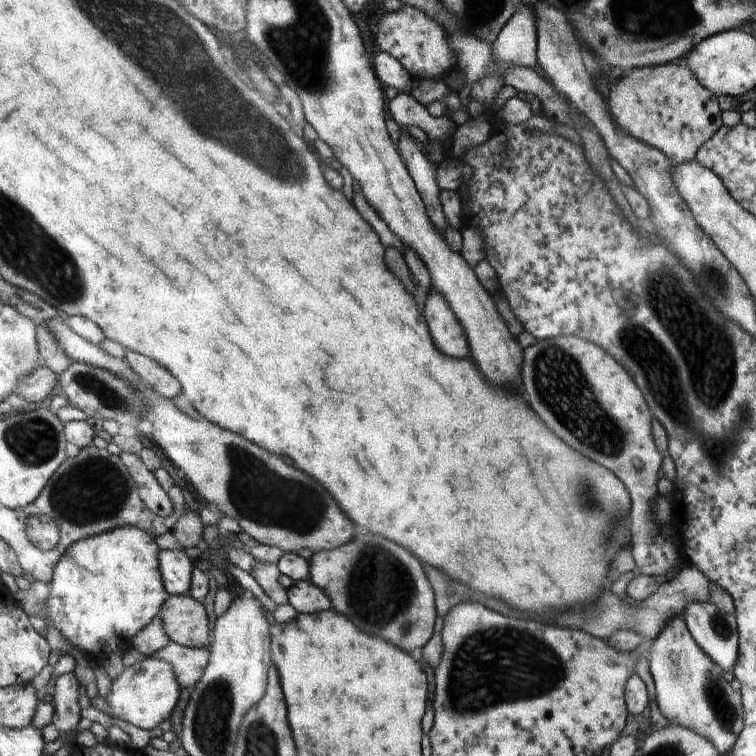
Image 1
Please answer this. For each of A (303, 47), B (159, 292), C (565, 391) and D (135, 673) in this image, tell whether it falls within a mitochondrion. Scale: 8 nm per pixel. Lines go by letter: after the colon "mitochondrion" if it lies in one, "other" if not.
A: mitochondrion
B: other
C: mitochondrion
D: other

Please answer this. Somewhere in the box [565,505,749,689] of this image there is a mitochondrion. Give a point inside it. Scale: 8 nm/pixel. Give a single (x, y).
(720, 627)

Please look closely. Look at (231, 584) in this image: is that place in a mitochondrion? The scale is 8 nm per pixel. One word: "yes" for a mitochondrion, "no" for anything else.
no

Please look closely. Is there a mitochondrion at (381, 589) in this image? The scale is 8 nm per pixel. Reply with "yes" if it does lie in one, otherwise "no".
yes

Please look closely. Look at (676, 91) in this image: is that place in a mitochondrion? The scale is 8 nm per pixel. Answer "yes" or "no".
no

